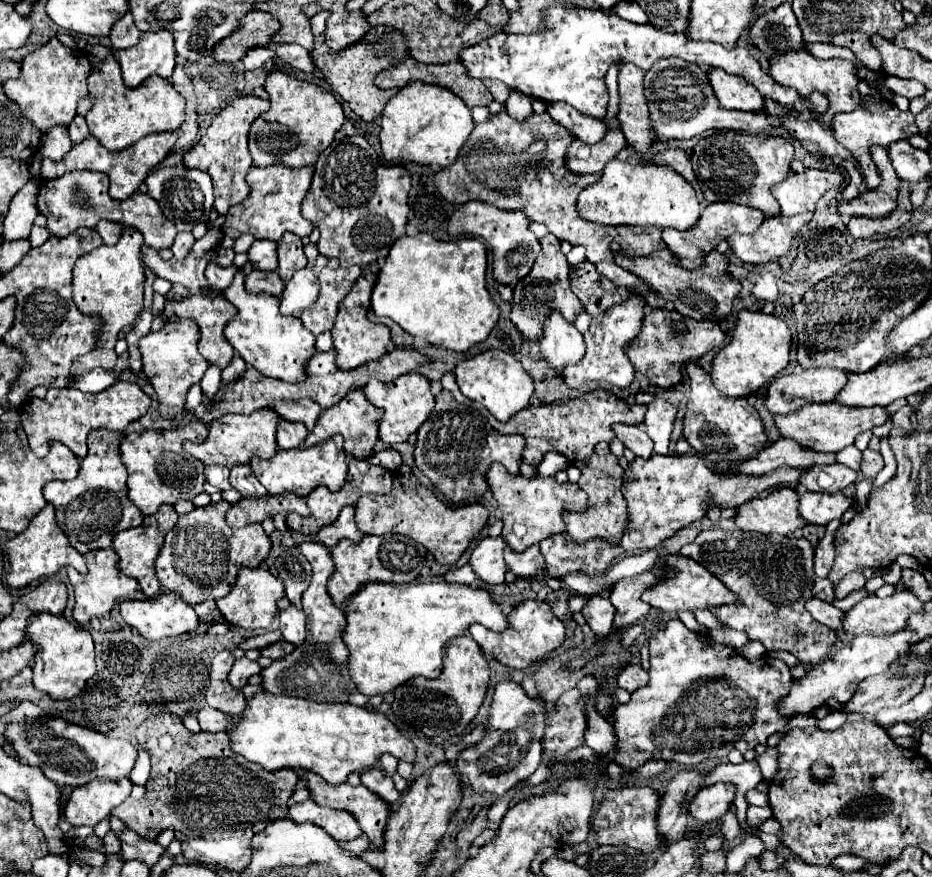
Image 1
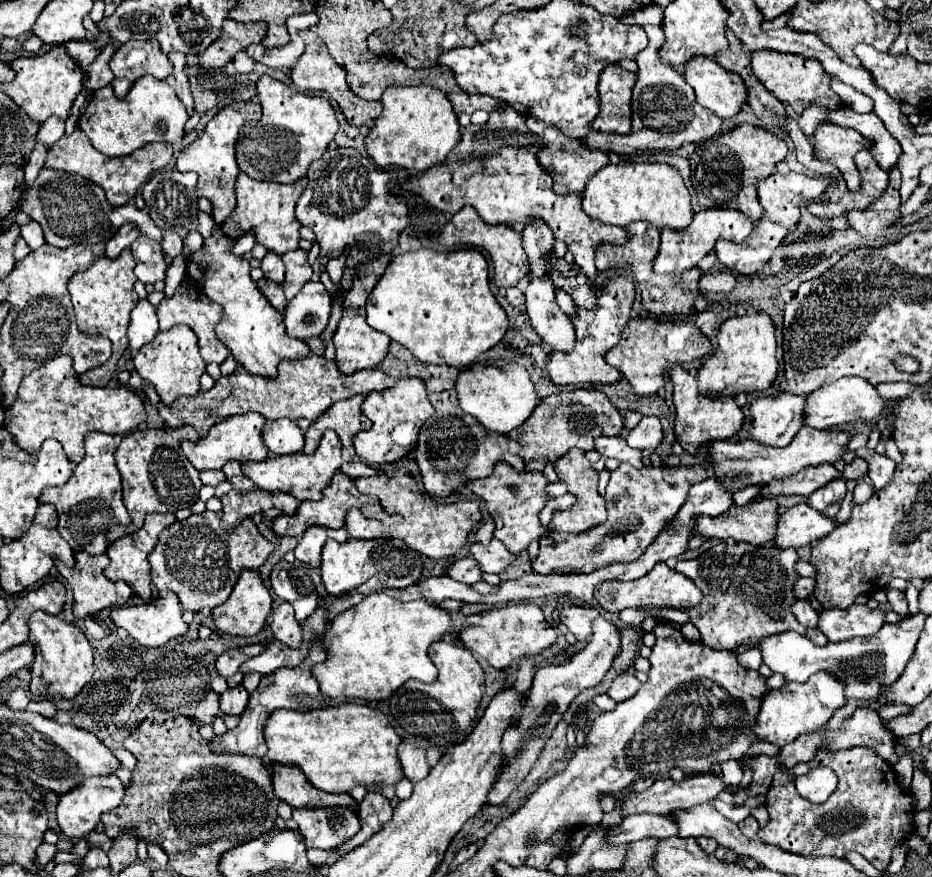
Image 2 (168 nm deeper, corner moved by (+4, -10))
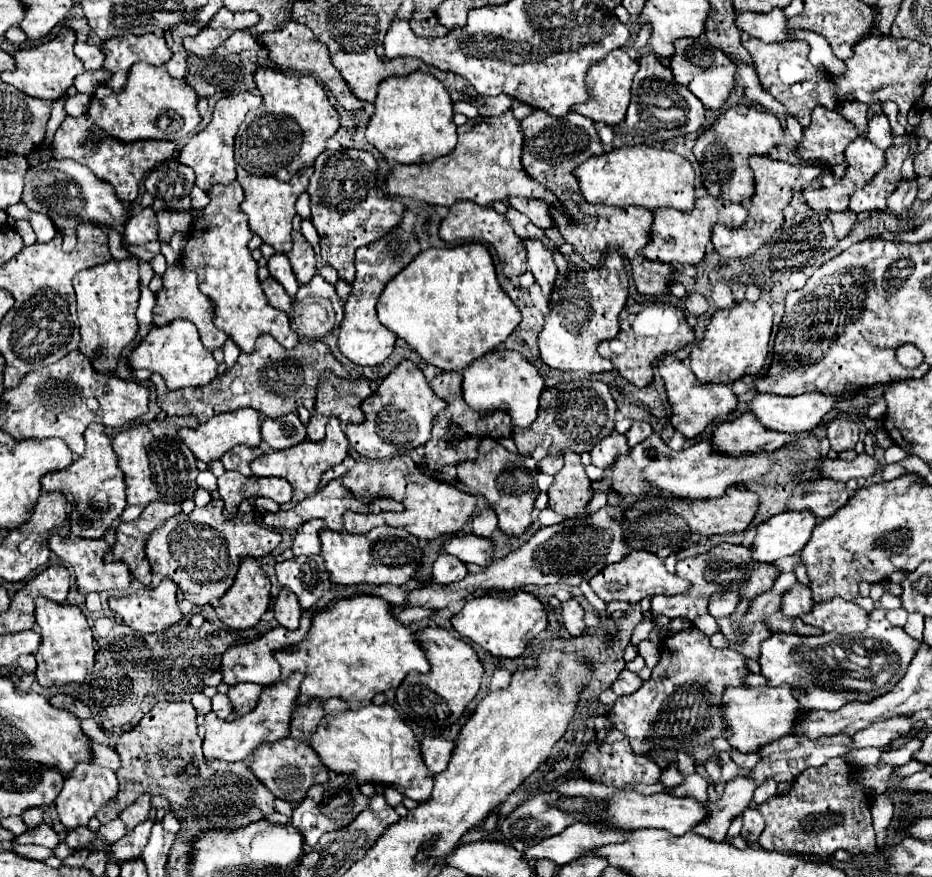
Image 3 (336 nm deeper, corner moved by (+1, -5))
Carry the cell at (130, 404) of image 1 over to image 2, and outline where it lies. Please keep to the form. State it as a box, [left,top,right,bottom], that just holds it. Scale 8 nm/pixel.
[4,355,146,463]

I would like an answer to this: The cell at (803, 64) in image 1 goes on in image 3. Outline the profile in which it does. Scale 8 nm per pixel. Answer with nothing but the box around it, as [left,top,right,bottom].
[743,38,837,126]

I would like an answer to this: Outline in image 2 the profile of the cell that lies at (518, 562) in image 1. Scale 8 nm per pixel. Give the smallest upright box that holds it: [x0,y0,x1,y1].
[470,539,514,573]

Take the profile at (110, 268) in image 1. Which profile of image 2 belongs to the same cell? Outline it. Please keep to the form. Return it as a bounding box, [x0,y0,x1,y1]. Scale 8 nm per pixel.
[68,249,140,387]

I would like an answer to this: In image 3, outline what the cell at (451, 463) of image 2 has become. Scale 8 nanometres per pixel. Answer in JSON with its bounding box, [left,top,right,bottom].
[425,372,513,472]

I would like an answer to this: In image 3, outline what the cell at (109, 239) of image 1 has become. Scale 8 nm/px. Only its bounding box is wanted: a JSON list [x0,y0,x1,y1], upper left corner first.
[125,208,157,244]

